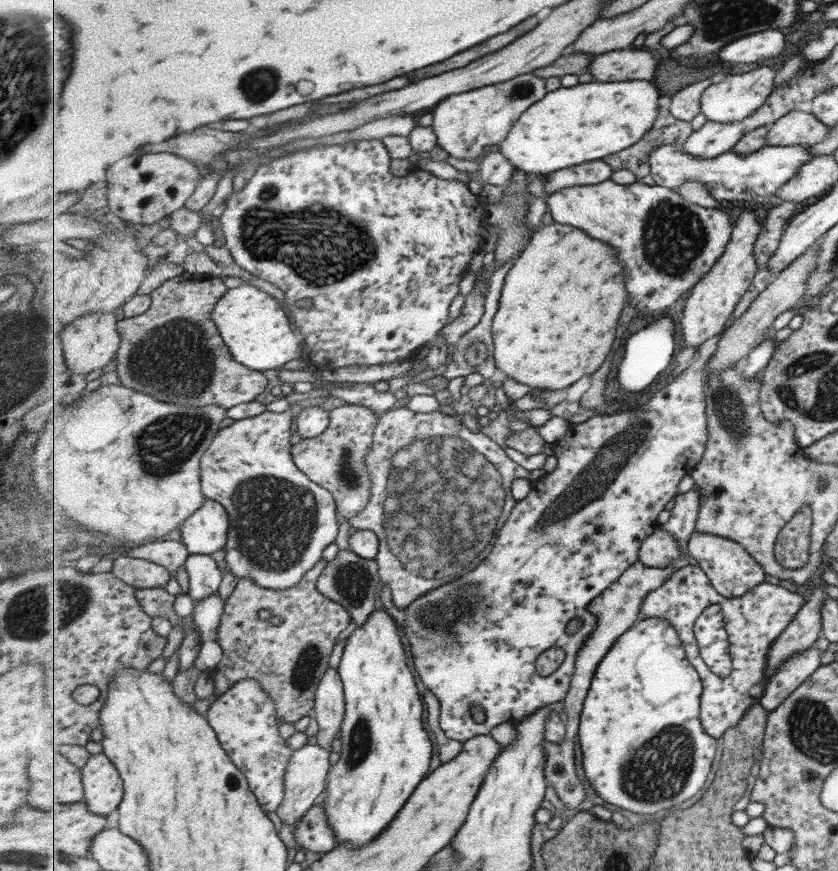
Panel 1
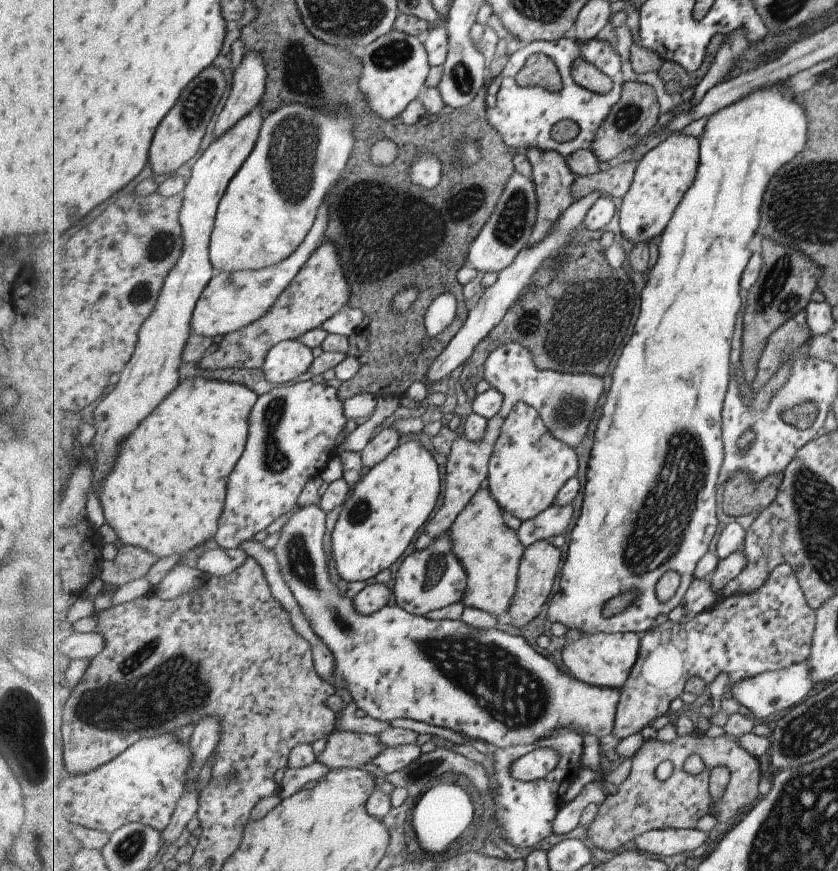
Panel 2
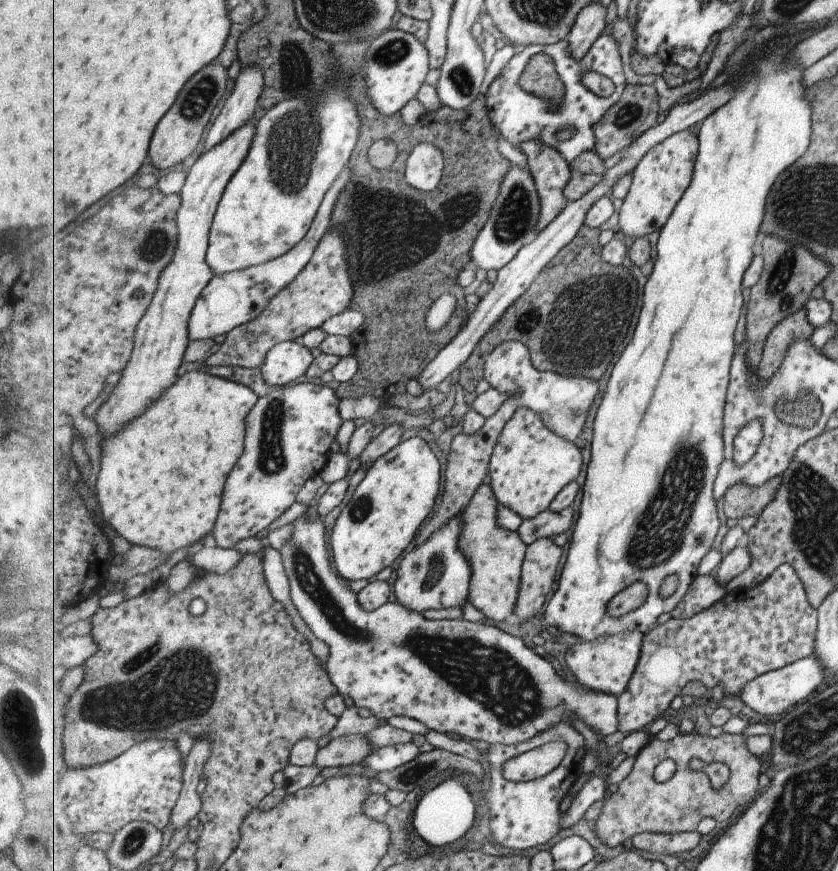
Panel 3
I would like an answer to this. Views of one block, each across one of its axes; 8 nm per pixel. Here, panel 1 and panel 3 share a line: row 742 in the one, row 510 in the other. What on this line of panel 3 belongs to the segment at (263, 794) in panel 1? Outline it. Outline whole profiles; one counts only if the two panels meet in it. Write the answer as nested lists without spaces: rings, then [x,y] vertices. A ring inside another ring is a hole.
[[[301,382],[286,388],[275,387],[273,392],[260,397],[246,420],[247,452],[241,456],[235,472],[231,472],[231,480],[227,480],[229,494],[223,496],[222,511],[213,532],[219,547],[233,549],[242,540],[264,535],[269,524],[297,502],[297,494],[301,492],[303,484],[319,475],[333,454],[331,446],[344,420],[341,404],[342,400],[329,384],[321,386],[311,382]]]

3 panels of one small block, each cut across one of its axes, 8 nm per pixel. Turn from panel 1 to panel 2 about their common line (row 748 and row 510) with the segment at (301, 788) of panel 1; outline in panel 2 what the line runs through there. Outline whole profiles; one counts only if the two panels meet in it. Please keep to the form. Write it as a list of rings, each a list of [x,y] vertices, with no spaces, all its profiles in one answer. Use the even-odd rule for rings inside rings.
[[[318,503],[301,507],[293,513],[282,526],[280,537],[273,550],[278,556],[280,568],[285,574],[289,588],[293,591],[297,602],[302,606],[303,612],[310,619],[314,631],[319,638],[322,638],[330,651],[335,655],[336,664],[334,666],[334,678],[336,684],[345,686],[349,691],[353,701],[358,708],[364,710],[369,717],[380,721],[395,720],[395,718],[410,718],[427,724],[440,726],[441,728],[449,728],[455,732],[461,733],[464,737],[469,737],[475,740],[481,740],[494,744],[498,748],[504,749],[519,745],[534,745],[543,739],[547,739],[551,735],[558,733],[561,729],[569,729],[578,732],[580,735],[593,735],[597,738],[609,736],[614,731],[617,720],[618,704],[622,698],[622,690],[607,687],[598,687],[587,684],[578,678],[575,678],[570,673],[561,672],[557,668],[557,664],[549,658],[545,658],[543,654],[539,654],[523,636],[513,636],[507,632],[497,630],[492,627],[490,629],[478,629],[469,626],[460,621],[452,621],[445,619],[442,621],[434,621],[433,619],[425,618],[423,615],[415,615],[407,612],[403,607],[395,604],[393,606],[383,607],[379,612],[372,615],[363,615],[354,606],[353,598],[347,598],[339,592],[339,588],[335,586],[335,582],[331,580],[329,573],[327,574],[327,550],[325,550],[325,536],[327,536],[327,511]]]

